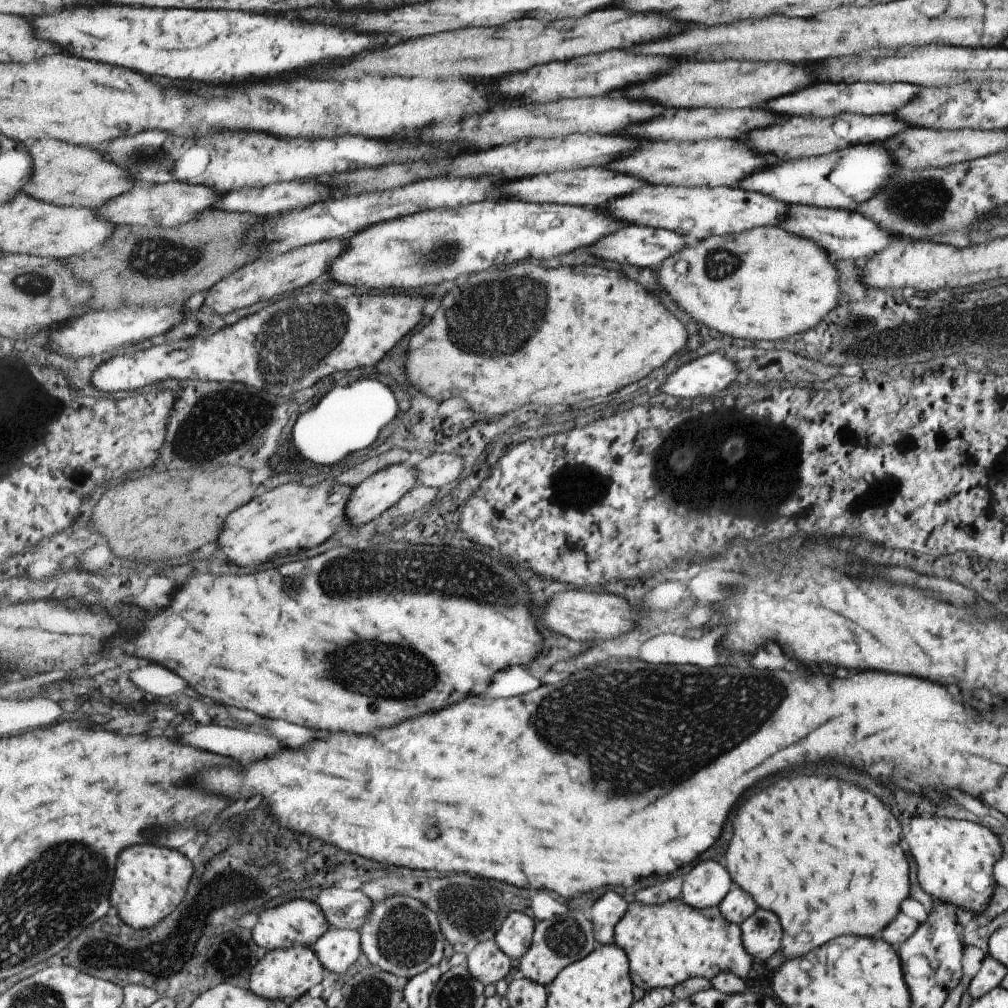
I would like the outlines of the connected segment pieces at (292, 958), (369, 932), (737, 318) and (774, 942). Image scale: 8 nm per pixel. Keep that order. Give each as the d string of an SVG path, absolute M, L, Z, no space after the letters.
M289 947L269 951L258 960L251 977L250 989L257 996L269 1000L285 1000L285 998L300 999L313 986L321 984L327 974L324 964L320 961L314 948Z
M397 895L374 906L369 922L366 922L360 930L364 954L372 965L380 966L387 972L400 977L412 979L414 976L427 972L432 966L437 966L443 960L445 952L444 932L437 913L424 902L419 902L411 896Z
M755 227L750 228L749 231L741 231L740 234L709 235L707 238L697 240L695 246L684 248L679 252L681 252L681 256L670 256L664 260L665 264L661 264L661 270L657 272L659 286L665 292L669 292L670 298L677 302L677 306L683 312L686 312L691 318L695 318L695 322L704 324L707 328L711 328L712 331L733 336L733 338L744 338L745 340L785 340L791 335L813 328L819 322L819 318L829 315L829 310L837 302L837 292L839 292L837 284L839 284L839 281L837 280L837 272L835 272L835 268L831 264L833 260L813 241L786 233L779 227Z
M757 907L755 912L741 923L741 940L743 948L752 958L767 960L769 956L773 956L780 948L781 926L779 926L777 918L771 912Z

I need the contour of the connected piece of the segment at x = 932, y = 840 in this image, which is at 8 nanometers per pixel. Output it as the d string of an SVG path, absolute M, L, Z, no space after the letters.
M917 816L909 819L903 848L916 862L919 886L938 902L974 913L984 911L993 892L992 868L1001 856L1001 846L991 830L971 821L946 817Z

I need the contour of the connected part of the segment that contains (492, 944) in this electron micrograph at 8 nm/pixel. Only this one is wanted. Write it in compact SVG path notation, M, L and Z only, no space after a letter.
M496 940L478 944L467 955L468 969L484 985L497 984L505 980L513 968L514 961Z

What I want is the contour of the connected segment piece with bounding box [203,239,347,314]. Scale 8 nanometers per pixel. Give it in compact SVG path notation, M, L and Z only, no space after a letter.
M331 239L310 244L301 248L295 248L285 254L260 256L252 263L246 264L229 276L220 280L217 285L205 292L204 306L206 310L209 306L215 313L229 314L241 308L249 308L257 302L269 300L277 294L285 294L297 288L304 288L308 284L320 283L331 264L340 258L345 252L347 244L342 239Z

